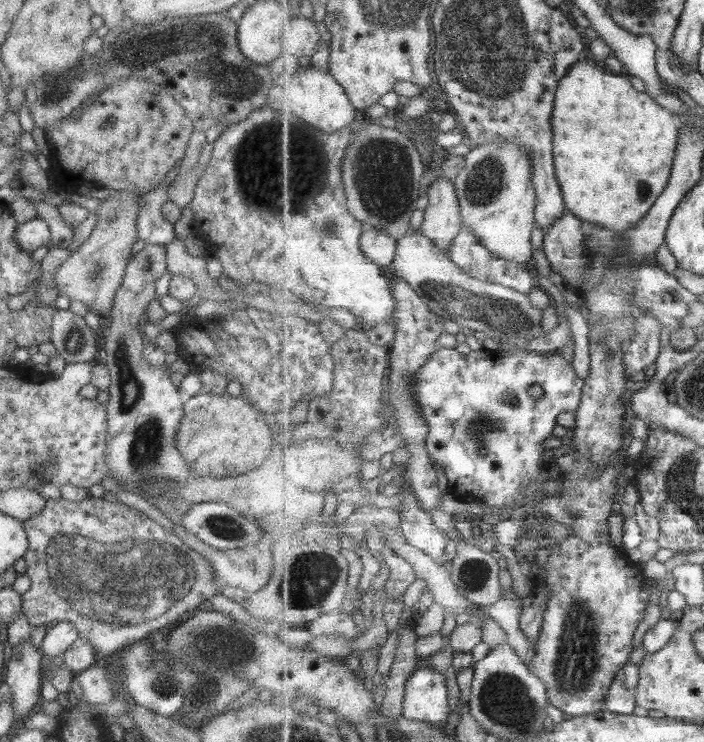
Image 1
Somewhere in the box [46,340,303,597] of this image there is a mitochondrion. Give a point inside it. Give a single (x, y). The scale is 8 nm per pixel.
(225, 526)

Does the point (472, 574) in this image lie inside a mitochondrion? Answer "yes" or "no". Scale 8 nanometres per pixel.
yes

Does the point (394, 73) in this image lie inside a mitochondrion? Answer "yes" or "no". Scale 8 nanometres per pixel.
no

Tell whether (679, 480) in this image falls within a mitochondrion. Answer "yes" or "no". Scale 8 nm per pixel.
yes

